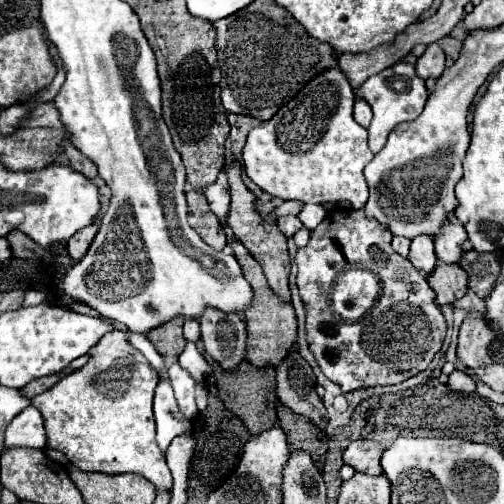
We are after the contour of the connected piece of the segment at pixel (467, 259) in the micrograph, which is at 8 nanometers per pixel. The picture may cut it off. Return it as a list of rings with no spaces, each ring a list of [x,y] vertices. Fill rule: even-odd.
[[[468,250],[460,266],[468,272],[470,290],[474,290],[476,296],[486,298],[500,276],[500,264],[496,254],[482,254],[476,250]]]

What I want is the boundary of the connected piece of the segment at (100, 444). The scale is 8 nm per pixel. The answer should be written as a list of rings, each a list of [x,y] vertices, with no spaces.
[[[122,330],[108,332],[92,350],[90,360],[84,368],[72,372],[62,378],[54,388],[32,398],[32,406],[42,412],[48,446],[66,454],[68,462],[86,472],[106,472],[106,474],[140,474],[154,482],[156,490],[172,490],[172,474],[168,470],[166,458],[160,452],[154,440],[154,414],[152,414],[152,398],[154,388],[158,384],[156,370],[148,364],[148,360],[128,344],[128,338]]]

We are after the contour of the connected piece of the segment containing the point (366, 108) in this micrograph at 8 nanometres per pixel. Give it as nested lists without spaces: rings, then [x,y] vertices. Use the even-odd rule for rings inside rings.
[[[358,98],[354,104],[353,117],[364,128],[368,128],[372,120],[372,108],[370,104],[366,104],[366,100]]]

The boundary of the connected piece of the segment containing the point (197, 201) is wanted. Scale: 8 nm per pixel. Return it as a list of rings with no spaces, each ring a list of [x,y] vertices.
[[[190,190],[186,192],[186,200],[188,200],[188,222],[190,226],[202,236],[202,240],[212,246],[214,250],[224,250],[226,242],[226,234],[220,226],[220,220],[210,212],[206,196],[198,190]]]

